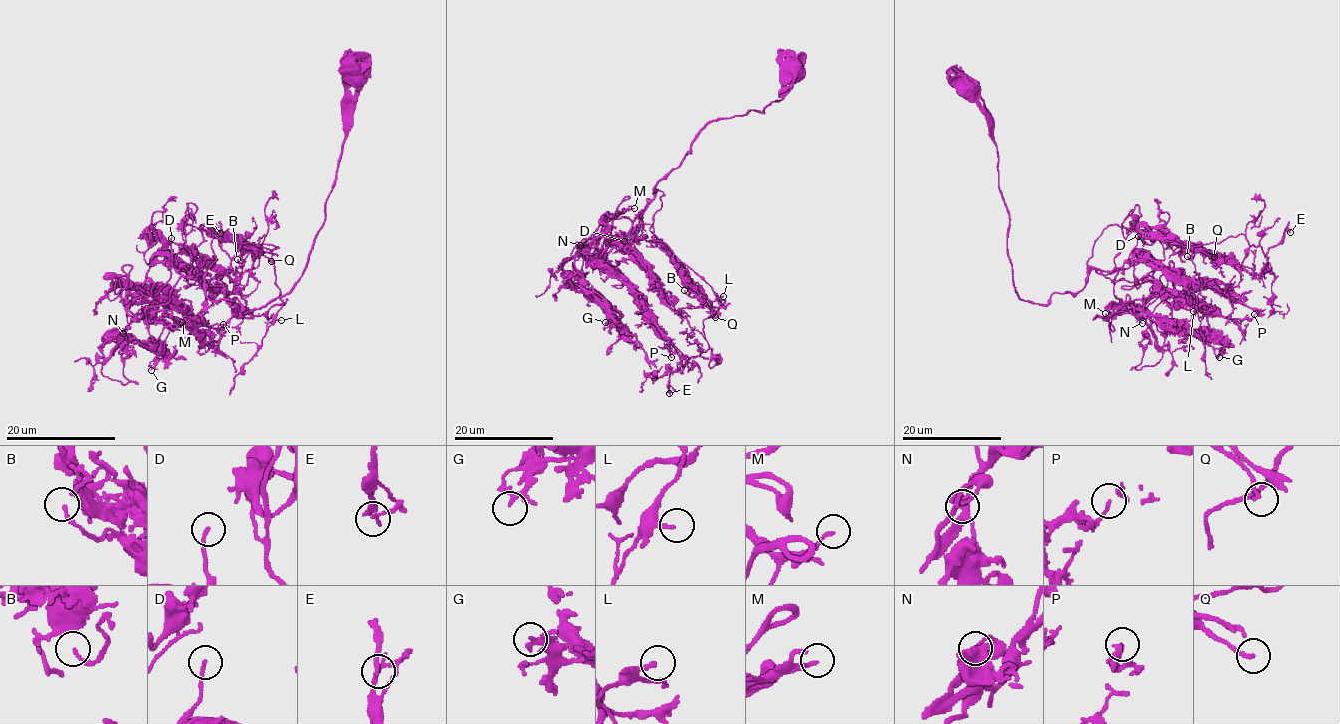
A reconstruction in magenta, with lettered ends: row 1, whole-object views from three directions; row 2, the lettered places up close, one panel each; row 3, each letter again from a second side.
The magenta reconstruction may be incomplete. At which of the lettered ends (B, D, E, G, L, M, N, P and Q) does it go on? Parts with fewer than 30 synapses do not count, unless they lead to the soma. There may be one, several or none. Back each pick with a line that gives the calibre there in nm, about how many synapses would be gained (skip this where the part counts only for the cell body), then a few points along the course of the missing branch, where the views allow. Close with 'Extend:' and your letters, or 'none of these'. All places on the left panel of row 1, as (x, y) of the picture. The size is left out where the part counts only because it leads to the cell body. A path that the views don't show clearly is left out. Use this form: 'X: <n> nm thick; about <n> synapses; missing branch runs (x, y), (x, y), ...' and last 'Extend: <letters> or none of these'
Q: 160 nm thick; about 45 synapses; missing branch runs (271, 261), (272, 269), (268, 272), (264, 244)
Extend: Q

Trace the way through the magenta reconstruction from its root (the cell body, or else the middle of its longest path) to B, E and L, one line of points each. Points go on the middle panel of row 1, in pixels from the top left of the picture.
B: (792, 66), (793, 84), (779, 101), (711, 120), (655, 186), (664, 195), (650, 231), (694, 295), (684, 290)
E: (792, 66), (779, 101), (711, 120), (655, 186), (650, 231), (721, 303), (669, 393)
L: (792, 66), (792, 87), (763, 112), (711, 120), (638, 215), (687, 283), (715, 307), (726, 305), (723, 296)

